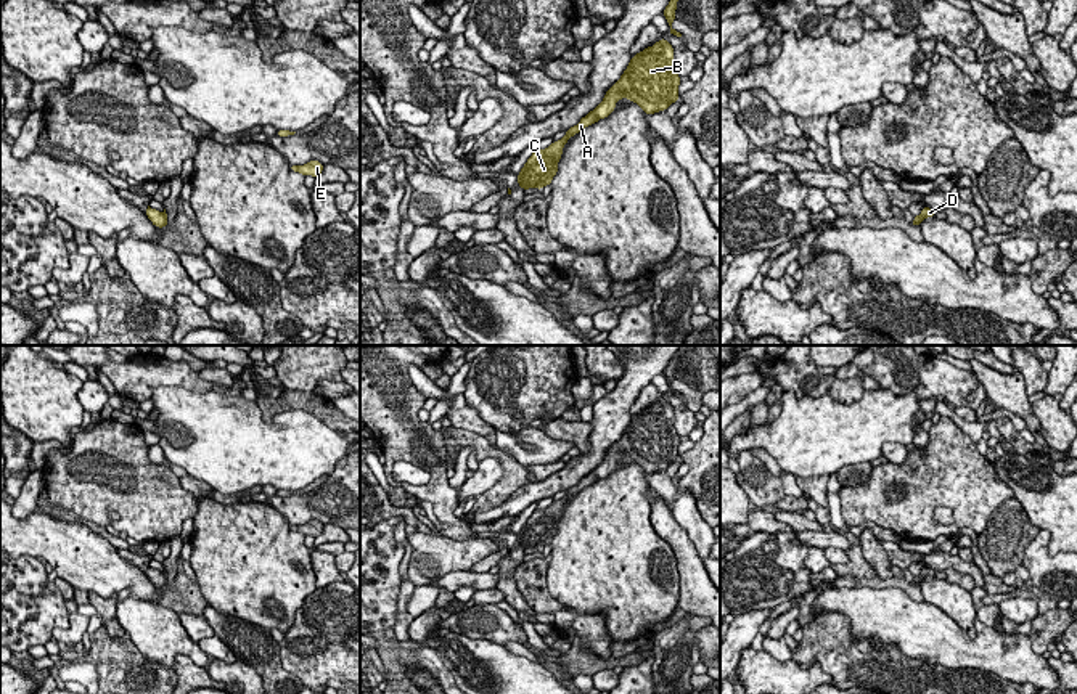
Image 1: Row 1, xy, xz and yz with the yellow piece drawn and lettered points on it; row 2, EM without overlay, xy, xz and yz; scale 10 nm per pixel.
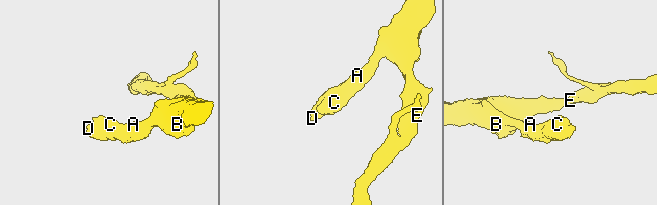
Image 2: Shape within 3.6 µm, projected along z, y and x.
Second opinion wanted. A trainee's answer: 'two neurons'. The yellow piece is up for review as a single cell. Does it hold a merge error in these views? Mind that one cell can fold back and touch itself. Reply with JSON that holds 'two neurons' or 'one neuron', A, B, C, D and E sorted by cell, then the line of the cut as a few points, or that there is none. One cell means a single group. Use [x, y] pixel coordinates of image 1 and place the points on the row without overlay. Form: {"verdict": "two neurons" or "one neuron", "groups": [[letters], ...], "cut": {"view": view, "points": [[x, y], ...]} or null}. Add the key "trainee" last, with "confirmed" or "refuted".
{"verdict": "one neuron", "groups": [["A", "B", "C", "D", "E"]], "cut": null, "trainee": "refuted"}

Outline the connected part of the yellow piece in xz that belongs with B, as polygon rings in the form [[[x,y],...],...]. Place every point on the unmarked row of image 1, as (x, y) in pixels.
[[[664,397],[653,406],[633,414],[620,439],[606,451],[603,461],[593,471],[566,490],[561,500],[553,501],[547,509],[532,512],[518,533],[518,545],[522,549],[542,549],[551,545],[567,500],[600,479],[606,479],[620,458],[637,463],[646,476],[665,471],[678,461],[680,437],[674,418],[674,406]]]

